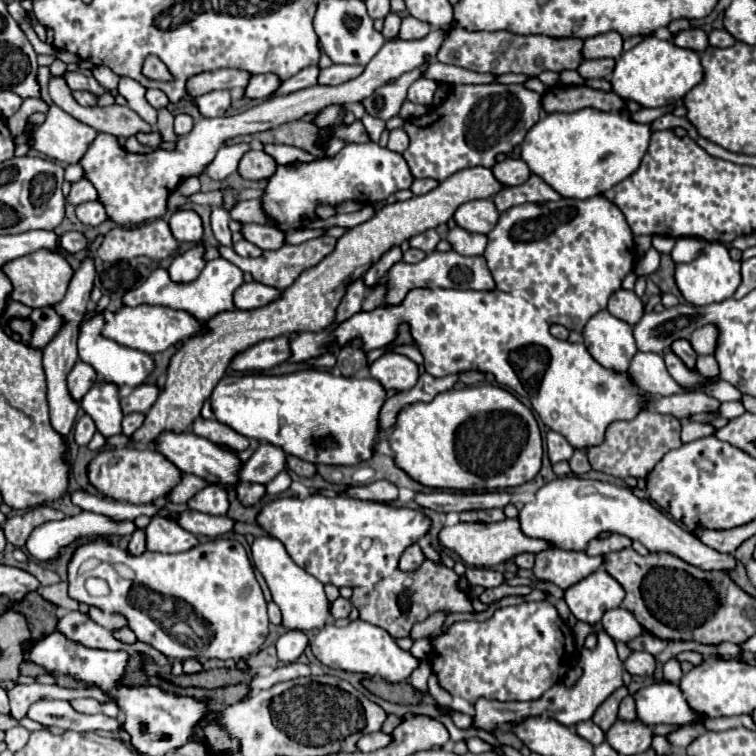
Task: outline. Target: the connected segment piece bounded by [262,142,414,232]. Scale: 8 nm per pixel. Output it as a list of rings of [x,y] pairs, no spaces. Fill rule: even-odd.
[[[374,142],[346,144],[334,158],[320,158],[310,164],[296,164],[294,168],[278,166],[274,176],[268,178],[266,192],[262,196],[264,210],[278,222],[280,230],[300,228],[302,216],[314,216],[318,202],[336,206],[344,200],[356,200],[360,204],[372,204],[386,200],[398,190],[410,188],[414,176],[402,154],[382,148]]]

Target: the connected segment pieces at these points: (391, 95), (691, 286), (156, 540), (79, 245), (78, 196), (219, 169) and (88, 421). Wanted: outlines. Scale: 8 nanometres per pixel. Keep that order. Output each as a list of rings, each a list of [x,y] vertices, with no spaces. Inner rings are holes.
[[[428,62],[422,64],[420,68],[410,70],[410,72],[402,74],[400,78],[388,82],[388,84],[384,84],[384,86],[380,86],[372,96],[364,98],[364,100],[362,100],[362,106],[364,106],[366,114],[378,116],[378,118],[384,120],[384,122],[388,122],[390,118],[398,116],[398,114],[400,114],[400,108],[402,108],[402,104],[404,104],[404,100],[406,100],[406,90],[408,90],[408,86],[424,74],[424,68],[428,68]]]
[[[708,242],[702,250],[702,254],[688,262],[688,264],[678,264],[676,266],[676,284],[682,296],[694,304],[694,306],[706,306],[712,302],[724,302],[734,296],[736,288],[740,286],[742,276],[740,276],[740,262],[732,260],[728,254],[728,248],[724,244],[714,244]]]
[[[154,516],[146,528],[146,548],[152,552],[186,552],[196,544],[198,538],[172,518]]]
[[[66,232],[66,234],[62,234],[60,244],[62,244],[62,248],[64,248],[68,254],[76,254],[76,252],[84,250],[90,242],[88,242],[80,232]]]
[[[82,178],[80,182],[72,184],[72,190],[70,190],[68,200],[70,200],[74,206],[78,206],[78,204],[88,202],[88,200],[98,200],[98,192],[96,192],[96,188],[92,188],[92,182],[90,182],[90,180]]]
[[[232,144],[232,146],[222,146],[214,160],[206,166],[206,174],[214,180],[224,180],[228,178],[232,172],[238,170],[238,164],[242,160],[242,156],[250,150],[250,144]]]
[[[88,414],[80,416],[78,422],[76,422],[76,426],[74,426],[74,440],[76,440],[76,444],[78,446],[86,446],[92,440],[94,432],[96,432],[94,420]]]

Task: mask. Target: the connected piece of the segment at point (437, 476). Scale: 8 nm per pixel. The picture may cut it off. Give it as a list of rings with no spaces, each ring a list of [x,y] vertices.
[[[472,386],[472,388],[462,388],[462,390],[448,390],[438,394],[432,402],[416,402],[408,408],[404,408],[398,414],[398,426],[394,428],[394,432],[388,438],[390,448],[396,452],[394,462],[408,474],[412,476],[416,482],[420,482],[426,488],[440,488],[440,490],[494,490],[494,488],[512,488],[512,486],[520,486],[530,482],[542,468],[542,436],[540,436],[540,428],[538,422],[534,418],[534,414],[516,398],[512,396],[508,390],[500,388],[500,386]]]

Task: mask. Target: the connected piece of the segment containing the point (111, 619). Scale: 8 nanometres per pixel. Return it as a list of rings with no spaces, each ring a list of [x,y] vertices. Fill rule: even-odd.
[[[90,608],[90,618],[92,620],[96,620],[100,626],[104,626],[106,630],[116,630],[116,628],[122,628],[122,626],[126,626],[126,620],[124,620],[124,616],[120,616],[120,614],[106,614],[106,612],[100,612],[100,608]]]

